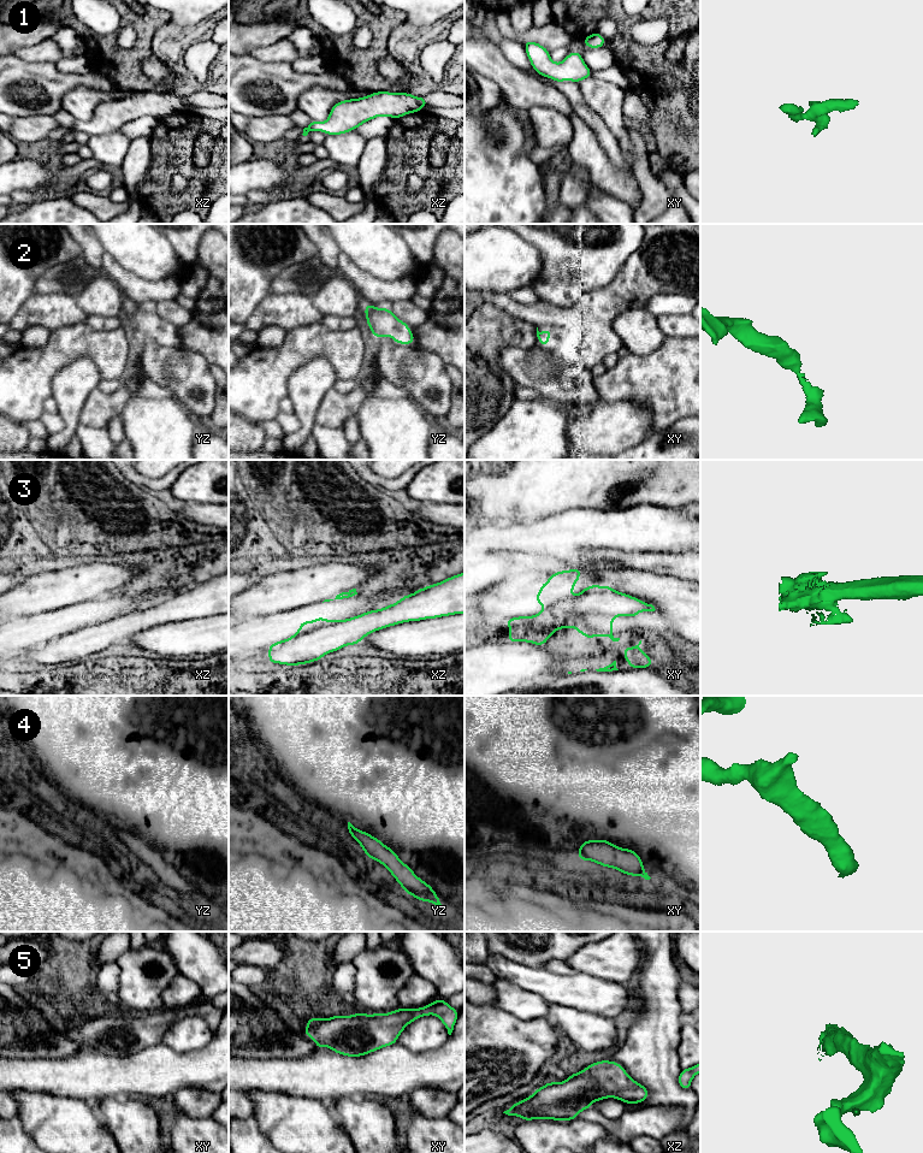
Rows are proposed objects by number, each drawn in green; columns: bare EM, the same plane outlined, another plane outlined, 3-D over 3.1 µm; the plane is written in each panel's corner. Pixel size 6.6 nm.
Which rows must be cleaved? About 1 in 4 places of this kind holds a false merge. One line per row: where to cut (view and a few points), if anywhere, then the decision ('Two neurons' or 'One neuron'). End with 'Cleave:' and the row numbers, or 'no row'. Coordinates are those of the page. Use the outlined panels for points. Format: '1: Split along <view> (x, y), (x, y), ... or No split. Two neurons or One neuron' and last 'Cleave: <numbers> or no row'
1: No split. One neuron
2: No split. One neuron
3: No split. One neuron
4: No split. One neuron
5: No split. One neuron
Cleave: no row

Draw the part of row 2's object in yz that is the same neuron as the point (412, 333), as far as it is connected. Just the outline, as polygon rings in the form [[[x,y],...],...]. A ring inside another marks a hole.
[[[365,304],[363,308],[367,326],[375,338],[390,336],[396,343],[414,344],[414,332],[409,330],[409,325],[396,318],[387,307],[375,308],[373,304]]]

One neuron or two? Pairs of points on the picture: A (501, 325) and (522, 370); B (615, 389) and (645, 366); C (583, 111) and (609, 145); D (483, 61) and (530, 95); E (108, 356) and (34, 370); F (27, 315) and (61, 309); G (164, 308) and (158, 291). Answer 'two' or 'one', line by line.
A: two
B: one
C: one
D: one
E: one
F: one
G: two

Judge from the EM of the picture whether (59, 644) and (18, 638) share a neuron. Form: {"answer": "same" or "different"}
{"answer": "same"}

